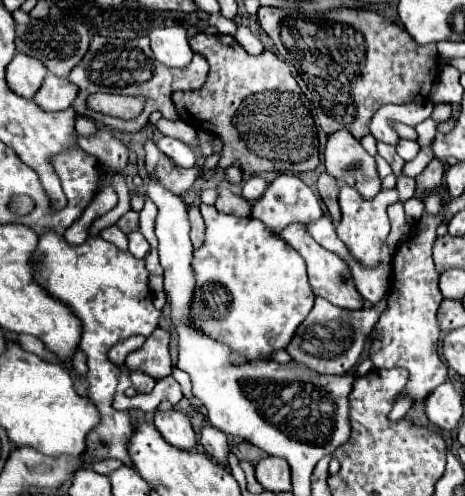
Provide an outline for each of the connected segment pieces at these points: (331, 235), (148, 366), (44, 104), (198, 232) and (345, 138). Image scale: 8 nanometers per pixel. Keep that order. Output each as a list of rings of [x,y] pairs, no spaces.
[[[322,216],[322,220],[318,220],[318,222],[314,222],[314,224],[308,224],[306,228],[308,228],[308,232],[314,236],[314,240],[316,240],[320,246],[324,246],[324,248],[328,248],[328,250],[334,250],[334,252],[338,252],[338,254],[342,254],[342,256],[346,256],[346,246],[338,240],[330,216]]]
[[[156,328],[144,342],[144,346],[126,356],[126,368],[132,372],[144,372],[154,380],[166,378],[172,374],[172,360],[170,360],[170,334],[162,328]]]
[[[48,74],[32,98],[40,108],[44,110],[66,110],[78,96],[78,86],[72,84],[66,78],[58,78],[54,74]]]
[[[194,204],[190,206],[188,220],[190,220],[190,238],[192,238],[194,248],[198,250],[202,246],[202,242],[204,242],[204,220],[202,220],[202,216],[198,212],[198,206],[194,206]]]
[[[338,130],[328,136],[324,164],[330,176],[356,188],[364,198],[372,198],[380,192],[380,178],[374,158],[354,136],[350,136],[348,130]]]

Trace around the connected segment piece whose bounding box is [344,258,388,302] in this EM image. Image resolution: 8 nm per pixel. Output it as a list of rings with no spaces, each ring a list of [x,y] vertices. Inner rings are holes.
[[[344,258],[348,262],[348,266],[352,268],[352,276],[356,282],[358,292],[362,294],[364,300],[368,302],[378,302],[386,290],[386,280],[388,280],[388,266],[380,266],[380,268],[362,268],[358,262],[354,262],[352,258]]]

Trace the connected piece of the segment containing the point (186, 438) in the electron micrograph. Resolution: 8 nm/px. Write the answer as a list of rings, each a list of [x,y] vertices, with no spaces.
[[[178,410],[168,412],[156,412],[154,414],[154,426],[162,434],[162,438],[180,450],[192,450],[196,446],[196,434],[192,430],[190,420],[180,414]]]

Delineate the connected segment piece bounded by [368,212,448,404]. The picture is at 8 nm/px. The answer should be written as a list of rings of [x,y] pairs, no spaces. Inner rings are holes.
[[[442,212],[436,216],[422,214],[424,230],[414,236],[412,240],[398,246],[394,258],[392,258],[392,290],[388,298],[388,310],[380,316],[374,336],[370,342],[370,360],[374,368],[406,368],[410,372],[406,388],[398,394],[400,398],[410,398],[412,404],[424,402],[434,388],[446,382],[448,368],[438,358],[436,346],[440,328],[436,322],[436,310],[442,302],[442,294],[438,290],[438,274],[434,270],[432,262],[432,242],[436,238],[436,226],[440,224]]]

